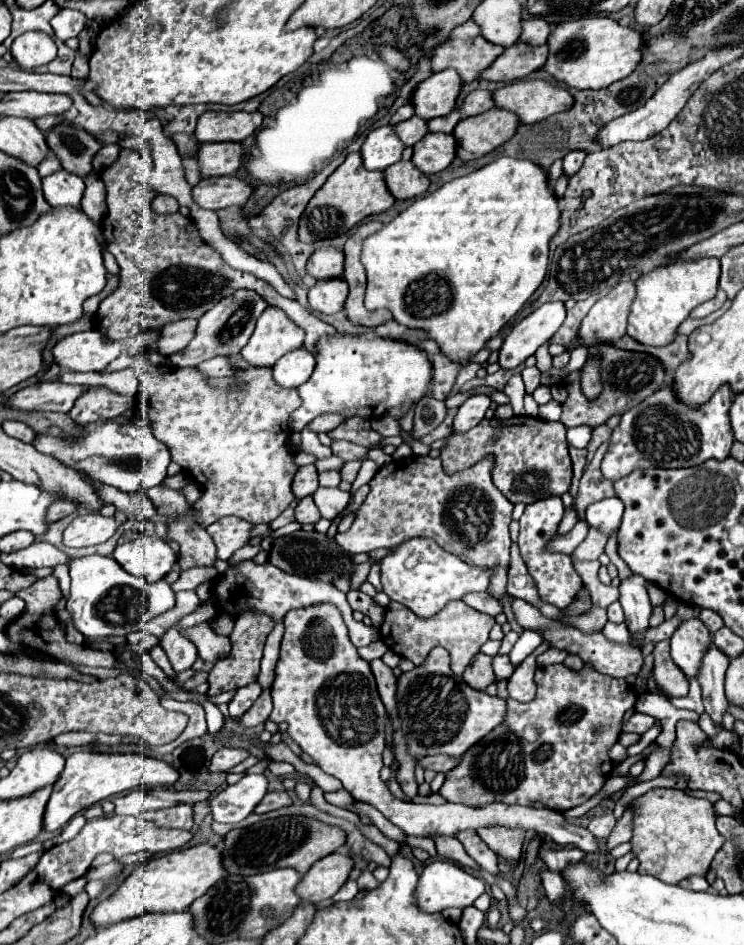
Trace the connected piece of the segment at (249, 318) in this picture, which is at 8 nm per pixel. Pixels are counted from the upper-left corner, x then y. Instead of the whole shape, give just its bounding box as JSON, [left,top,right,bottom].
[169,288,269,368]

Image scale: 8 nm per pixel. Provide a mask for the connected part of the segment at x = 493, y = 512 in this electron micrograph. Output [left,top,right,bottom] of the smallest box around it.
[337,456,513,598]

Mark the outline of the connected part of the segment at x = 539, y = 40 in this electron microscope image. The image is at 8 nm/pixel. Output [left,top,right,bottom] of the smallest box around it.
[519,18,551,46]

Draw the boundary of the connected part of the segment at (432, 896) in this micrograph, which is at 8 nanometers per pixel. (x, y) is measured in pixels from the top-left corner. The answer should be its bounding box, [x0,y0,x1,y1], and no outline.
[415,860,485,912]

